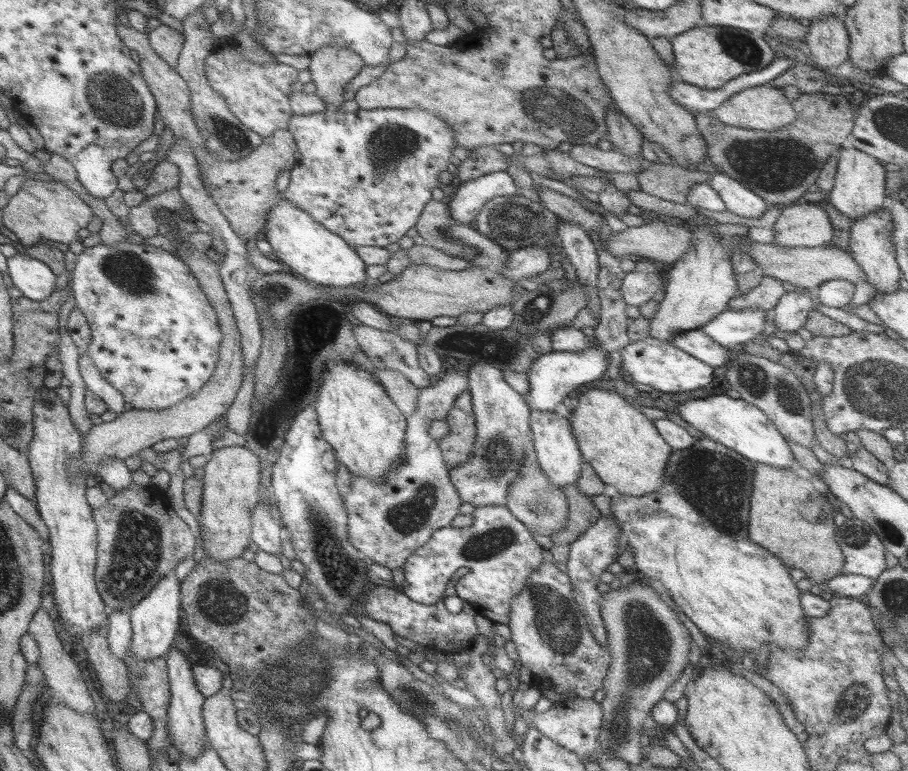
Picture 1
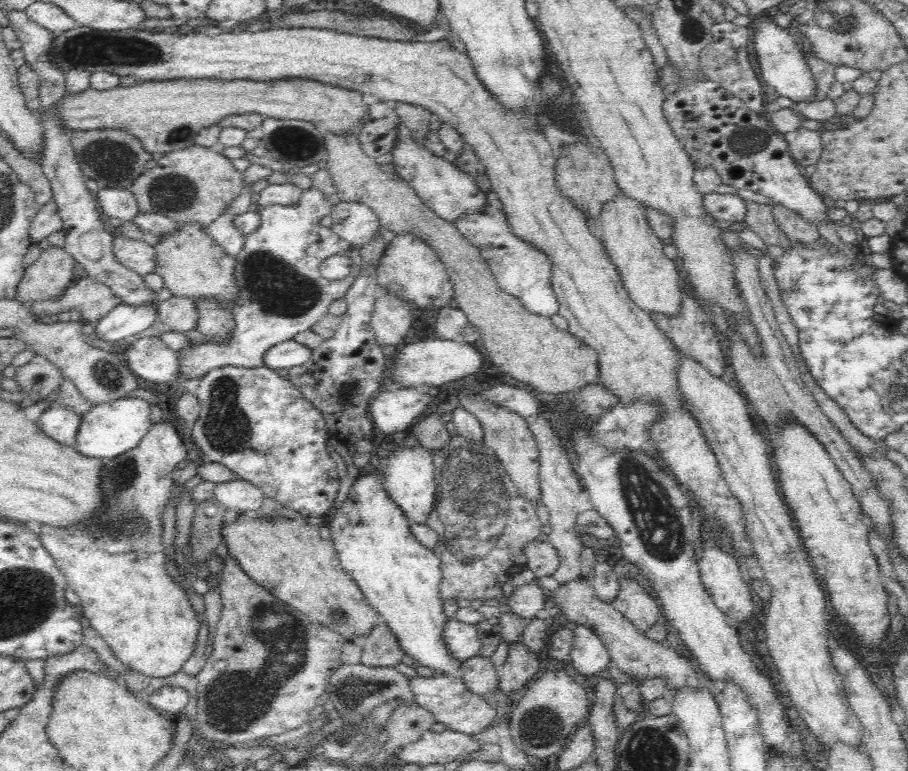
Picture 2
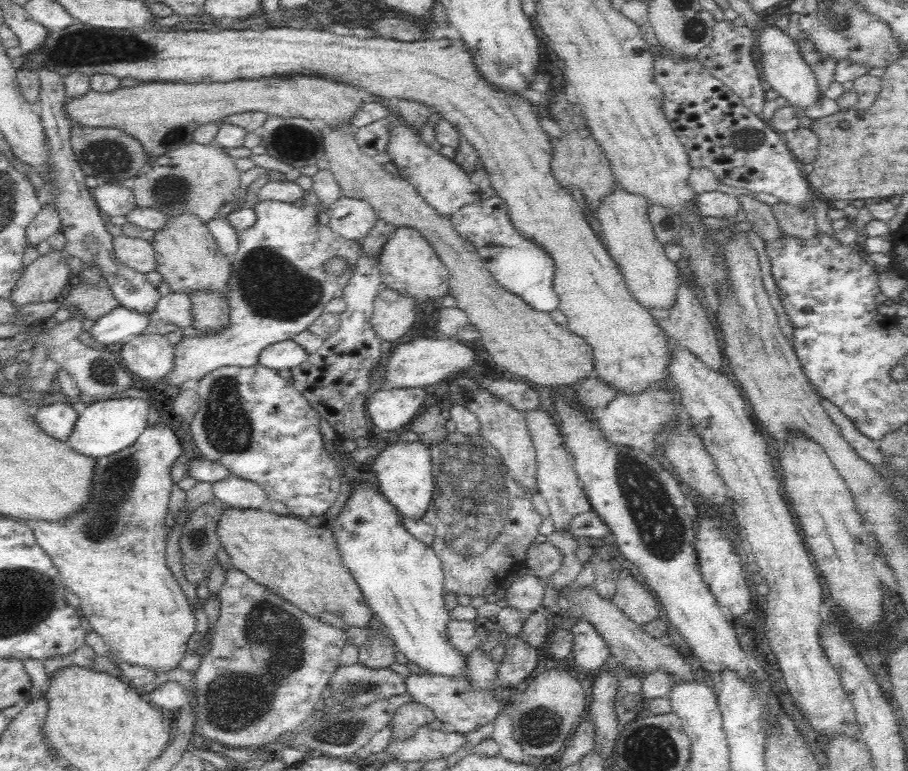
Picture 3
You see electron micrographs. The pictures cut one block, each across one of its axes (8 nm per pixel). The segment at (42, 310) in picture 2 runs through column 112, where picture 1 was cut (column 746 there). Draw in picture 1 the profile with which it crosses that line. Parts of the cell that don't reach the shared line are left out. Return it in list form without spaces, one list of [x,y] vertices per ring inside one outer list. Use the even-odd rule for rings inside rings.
[[[763,275],[755,288],[745,294],[739,294],[737,297],[733,296],[726,308],[729,310],[759,309],[770,313],[783,294],[785,294],[785,290],[783,290],[781,282]]]

